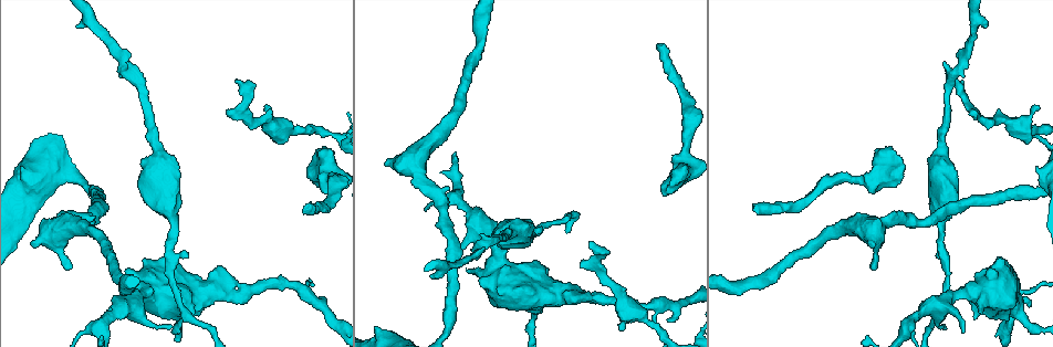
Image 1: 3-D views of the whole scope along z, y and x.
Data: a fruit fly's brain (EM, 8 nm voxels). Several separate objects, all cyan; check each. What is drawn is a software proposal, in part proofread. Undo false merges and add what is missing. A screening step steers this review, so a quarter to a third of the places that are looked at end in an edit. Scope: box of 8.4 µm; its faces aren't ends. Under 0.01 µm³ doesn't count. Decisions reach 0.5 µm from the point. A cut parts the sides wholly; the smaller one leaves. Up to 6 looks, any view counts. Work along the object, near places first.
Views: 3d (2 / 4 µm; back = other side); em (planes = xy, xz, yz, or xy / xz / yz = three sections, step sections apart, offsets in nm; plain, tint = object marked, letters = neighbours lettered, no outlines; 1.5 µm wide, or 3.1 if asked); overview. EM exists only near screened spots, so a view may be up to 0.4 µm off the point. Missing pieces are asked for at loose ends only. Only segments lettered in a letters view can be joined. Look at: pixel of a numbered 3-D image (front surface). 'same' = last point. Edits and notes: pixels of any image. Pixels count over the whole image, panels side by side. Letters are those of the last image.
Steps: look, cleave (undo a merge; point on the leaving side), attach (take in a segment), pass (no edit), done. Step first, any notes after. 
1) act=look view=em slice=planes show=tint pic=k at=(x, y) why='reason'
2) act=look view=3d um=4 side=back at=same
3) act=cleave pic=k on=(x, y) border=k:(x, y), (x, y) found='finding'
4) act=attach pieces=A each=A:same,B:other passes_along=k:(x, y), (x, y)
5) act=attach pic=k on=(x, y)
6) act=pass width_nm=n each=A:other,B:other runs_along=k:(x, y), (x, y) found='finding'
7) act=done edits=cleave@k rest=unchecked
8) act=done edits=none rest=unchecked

act=look view=em slice=planes show=tint pic=1 at=(672, 322) why='an open end'

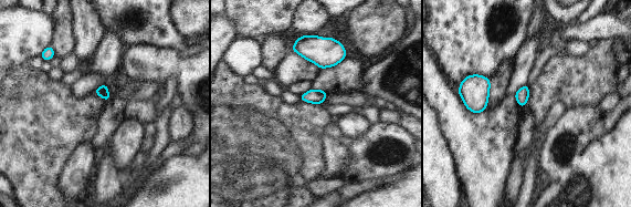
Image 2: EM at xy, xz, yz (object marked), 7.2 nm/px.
act=look view=em slice=planes show=letters at=same why='what lies round it'

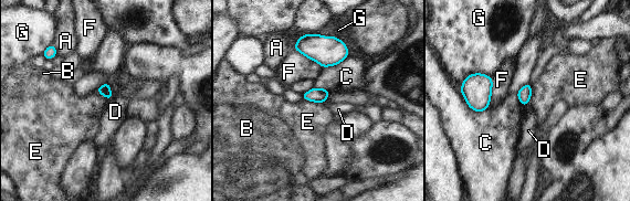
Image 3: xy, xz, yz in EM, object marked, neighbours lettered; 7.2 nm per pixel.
act=pass each=A:other,B:other,C:other,D:other,E:other,F:other,G:other border=3:(303, 98), (325, 103) found='none of them fits'

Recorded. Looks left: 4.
act=look view=em um=3.1 slice=planes show=letters pic=1 at=(658, 45) why='end of a long branch'

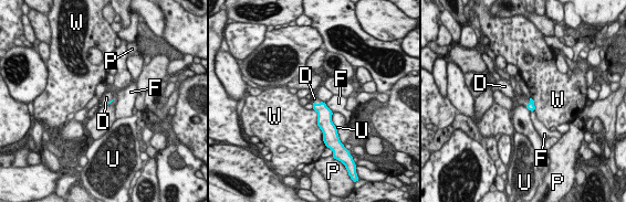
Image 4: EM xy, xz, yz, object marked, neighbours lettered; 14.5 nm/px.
act=attach pieces=D each=D:same,F:other,P:other,U:other,W:other passes_along=4:(324, 114), (315, 103), (314, 98) found='it goes on there'

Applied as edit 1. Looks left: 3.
act=look view=overview

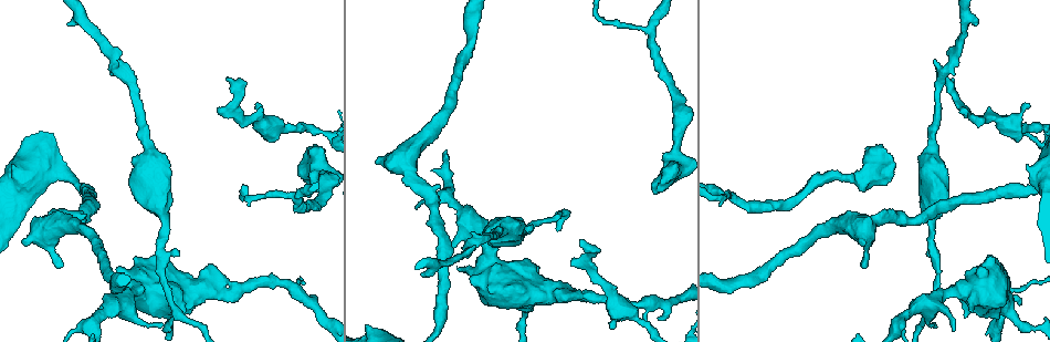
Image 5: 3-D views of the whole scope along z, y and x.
act=look view=em slice=xy step=4 show=letters pic=5 at=(61, 265) why='branch stops here'

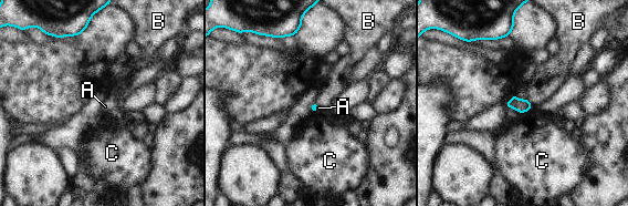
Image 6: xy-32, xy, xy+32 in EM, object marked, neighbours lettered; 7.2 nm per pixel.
act=pass each=A:other,B:other,C:other border=6:(532, 106), (520, 114) found='no lettered segment goes on from it'

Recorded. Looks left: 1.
act=done edits=attach@4 rest=unchecked

